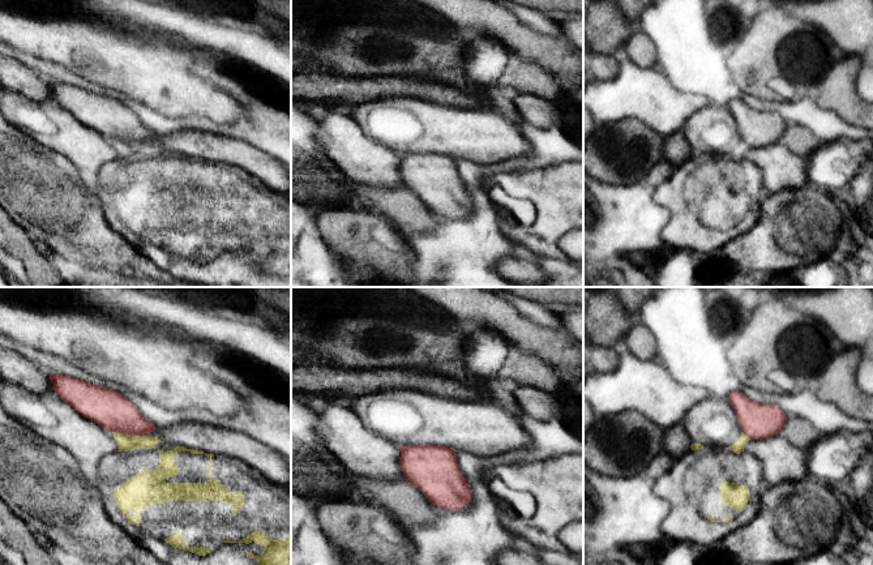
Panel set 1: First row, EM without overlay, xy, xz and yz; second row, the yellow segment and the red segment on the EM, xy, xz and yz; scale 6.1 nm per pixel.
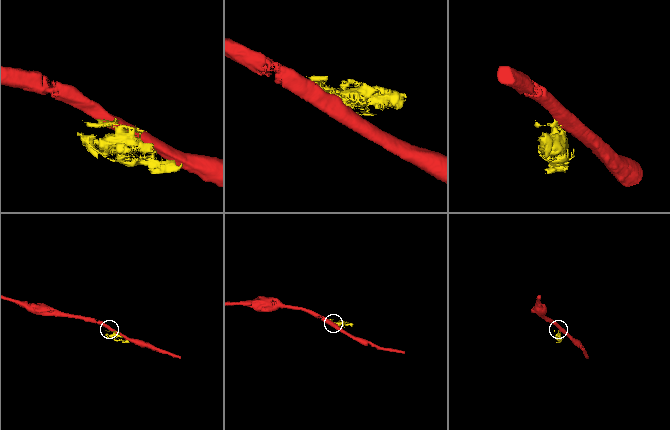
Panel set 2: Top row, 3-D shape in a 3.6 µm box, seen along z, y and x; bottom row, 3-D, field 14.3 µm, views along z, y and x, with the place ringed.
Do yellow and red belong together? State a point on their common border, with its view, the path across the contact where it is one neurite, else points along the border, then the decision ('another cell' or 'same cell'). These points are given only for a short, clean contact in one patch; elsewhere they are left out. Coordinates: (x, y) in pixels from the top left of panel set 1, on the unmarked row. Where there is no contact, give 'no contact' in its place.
xy (122, 141) | along xy (111, 140), (131, 142) | another cell

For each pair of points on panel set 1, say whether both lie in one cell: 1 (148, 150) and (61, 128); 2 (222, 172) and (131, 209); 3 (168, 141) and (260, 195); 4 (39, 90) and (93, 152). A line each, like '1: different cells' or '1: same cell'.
1: different cells
2: same cell
3: different cells
4: different cells

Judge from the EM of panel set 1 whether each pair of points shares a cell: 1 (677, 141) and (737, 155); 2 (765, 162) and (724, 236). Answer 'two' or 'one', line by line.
1: two
2: two

